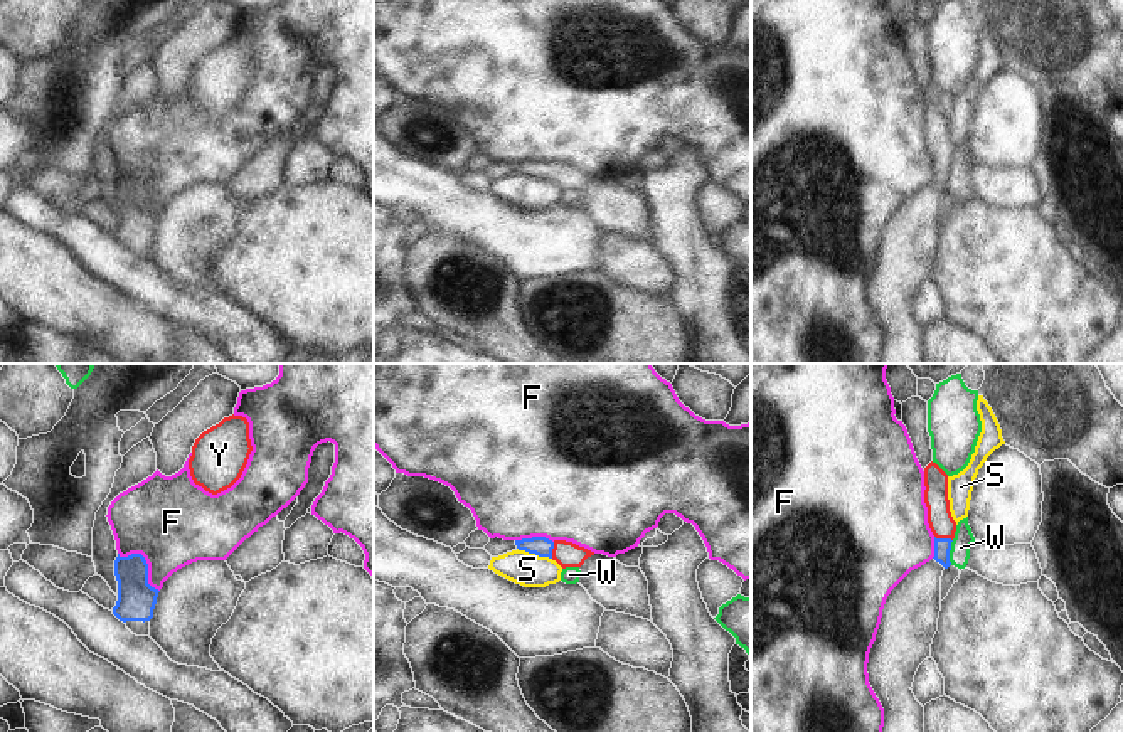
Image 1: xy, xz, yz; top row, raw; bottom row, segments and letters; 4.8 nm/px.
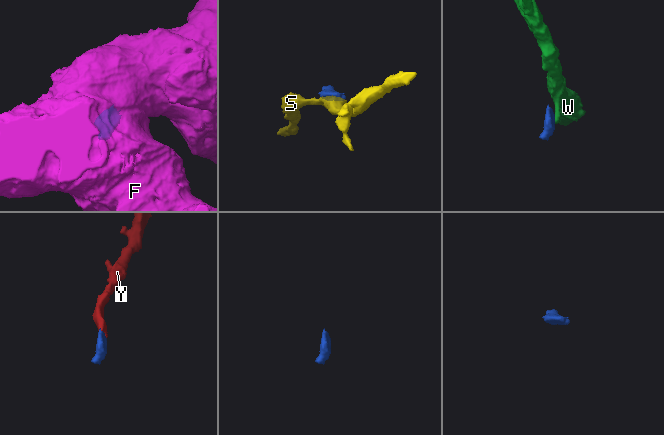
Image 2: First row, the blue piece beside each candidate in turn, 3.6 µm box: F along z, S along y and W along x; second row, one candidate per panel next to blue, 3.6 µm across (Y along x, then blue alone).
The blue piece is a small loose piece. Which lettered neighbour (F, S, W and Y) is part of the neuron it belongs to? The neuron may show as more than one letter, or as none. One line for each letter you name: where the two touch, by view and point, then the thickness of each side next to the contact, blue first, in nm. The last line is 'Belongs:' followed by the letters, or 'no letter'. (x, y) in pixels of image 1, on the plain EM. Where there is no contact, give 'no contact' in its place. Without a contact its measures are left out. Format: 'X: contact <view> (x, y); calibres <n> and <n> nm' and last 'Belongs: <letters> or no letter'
Y: contact yz (943, 162); calibres 80 and 120 nm
Belongs: Y

